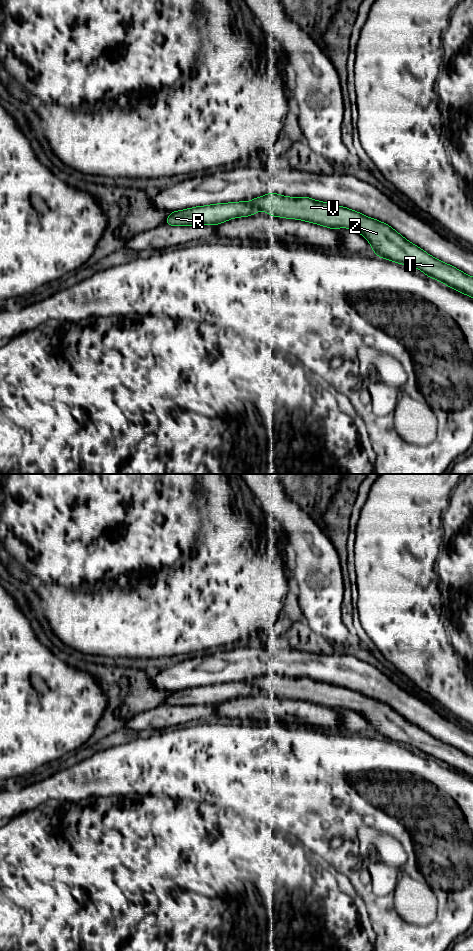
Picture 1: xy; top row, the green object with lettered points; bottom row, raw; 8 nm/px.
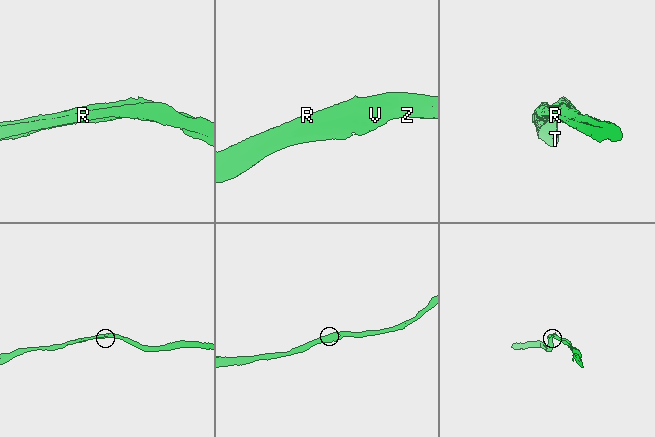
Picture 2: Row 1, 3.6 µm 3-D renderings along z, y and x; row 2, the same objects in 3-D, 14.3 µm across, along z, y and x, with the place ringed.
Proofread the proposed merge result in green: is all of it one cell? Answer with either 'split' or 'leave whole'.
split

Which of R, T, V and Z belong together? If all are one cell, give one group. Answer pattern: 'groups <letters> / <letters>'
groups R / T V Z

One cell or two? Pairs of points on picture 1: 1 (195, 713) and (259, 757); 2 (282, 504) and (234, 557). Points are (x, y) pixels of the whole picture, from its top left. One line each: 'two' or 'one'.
1: two
2: two

